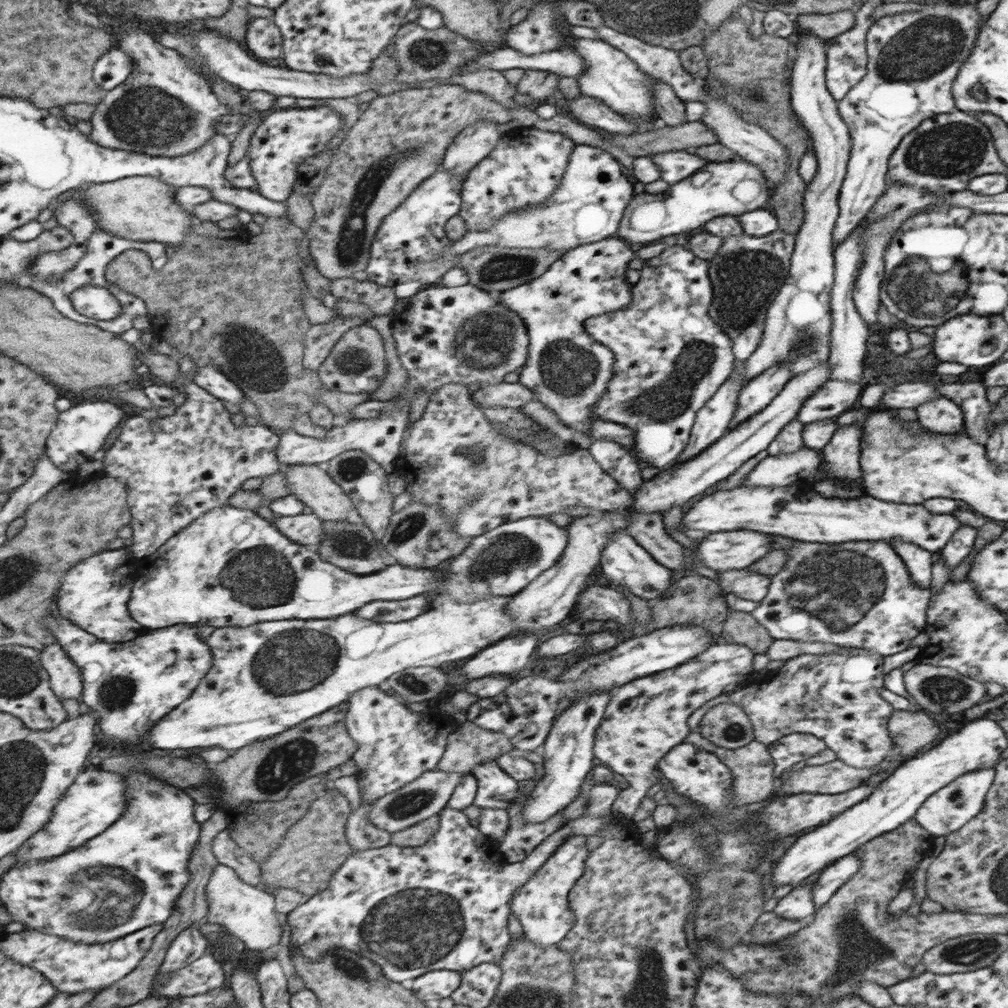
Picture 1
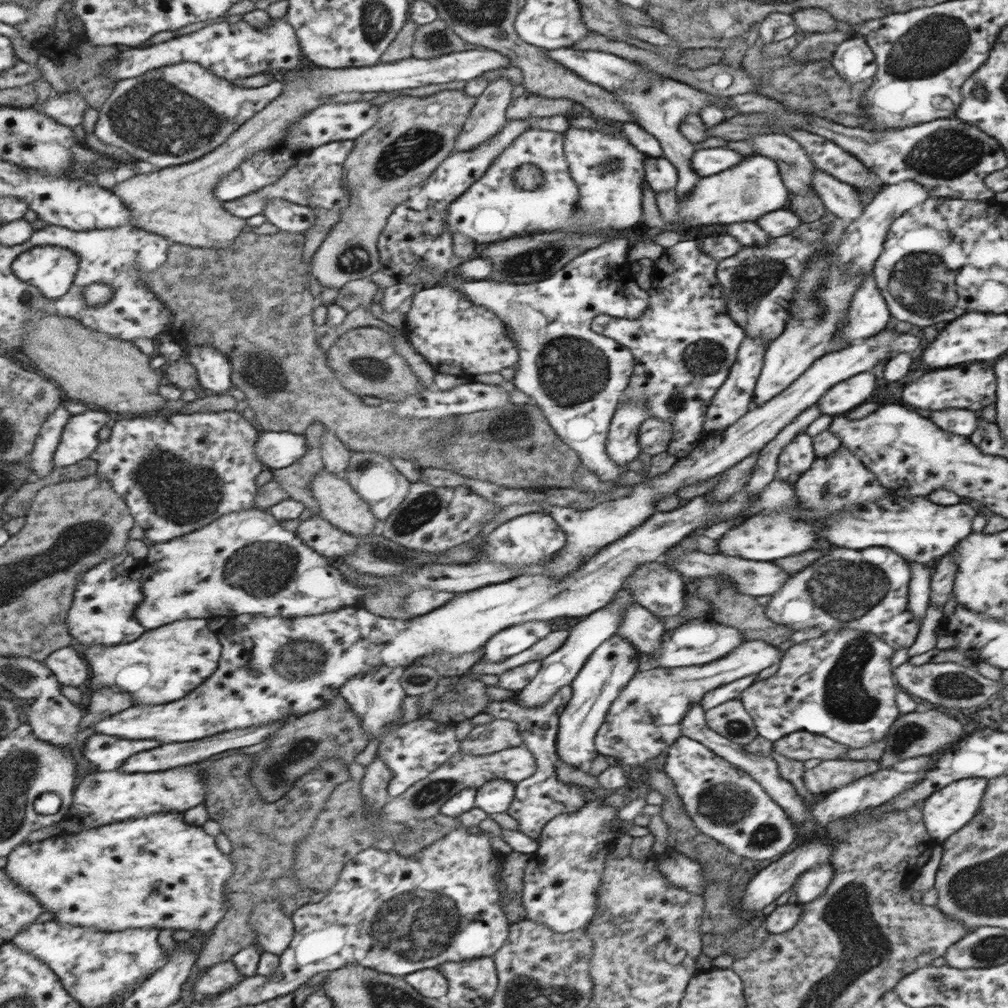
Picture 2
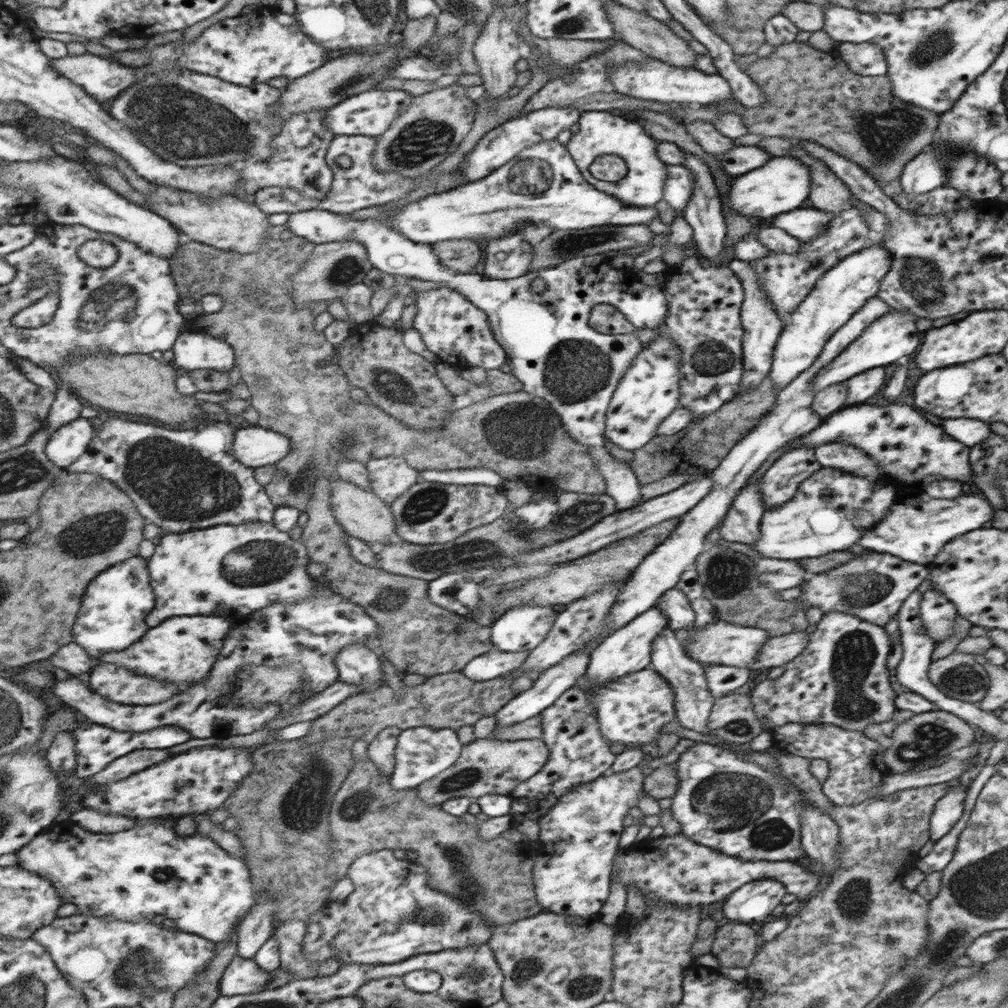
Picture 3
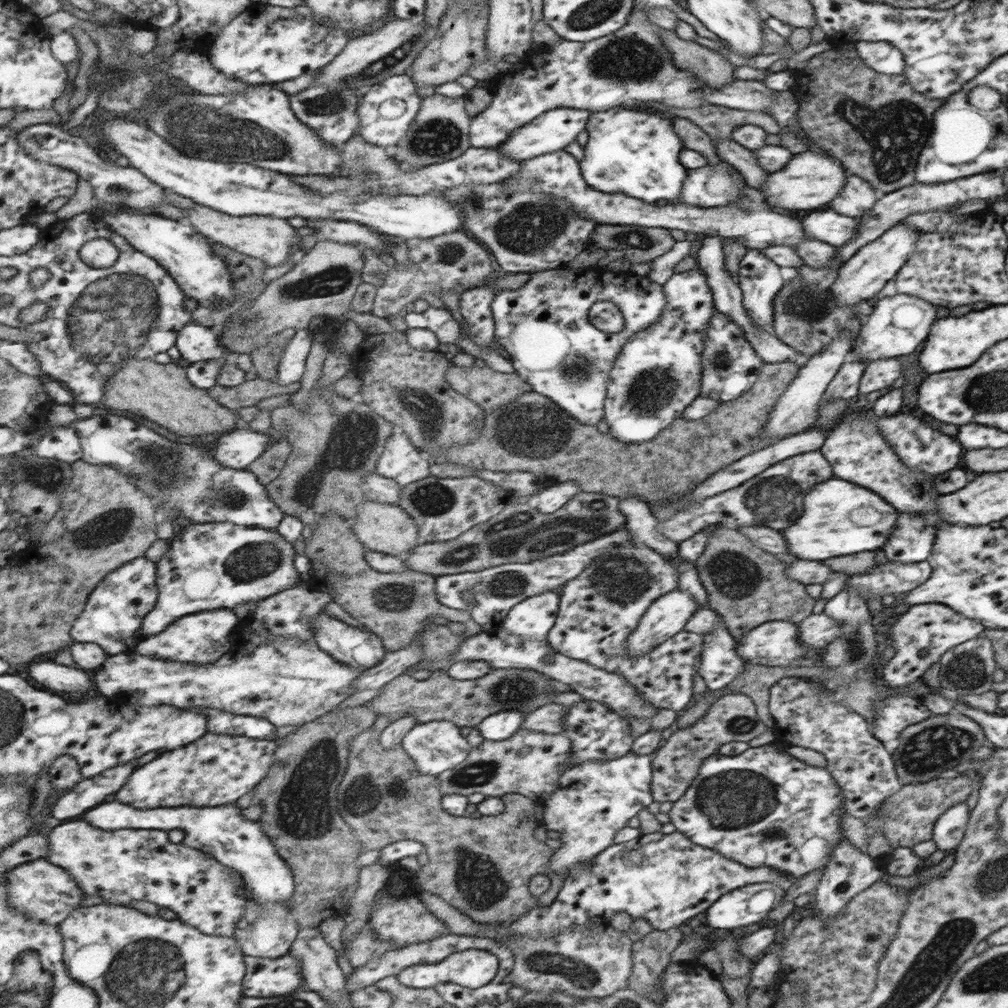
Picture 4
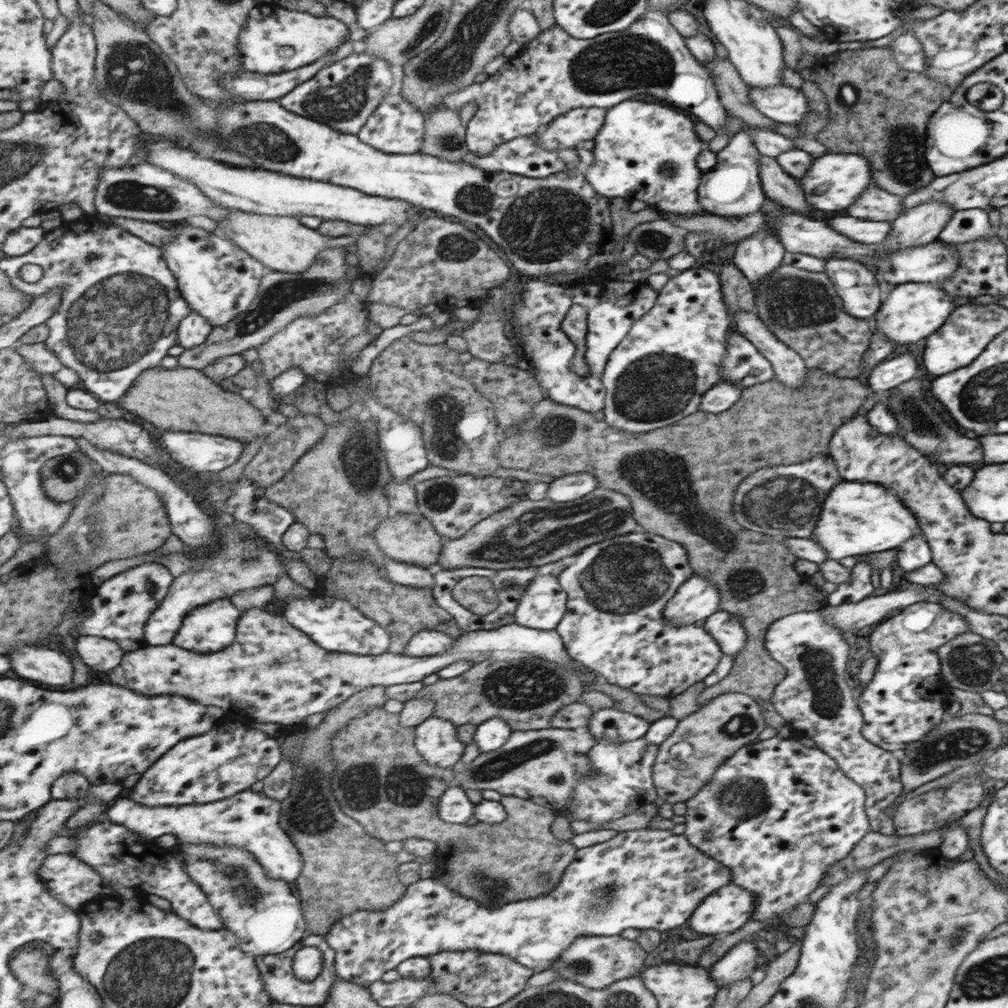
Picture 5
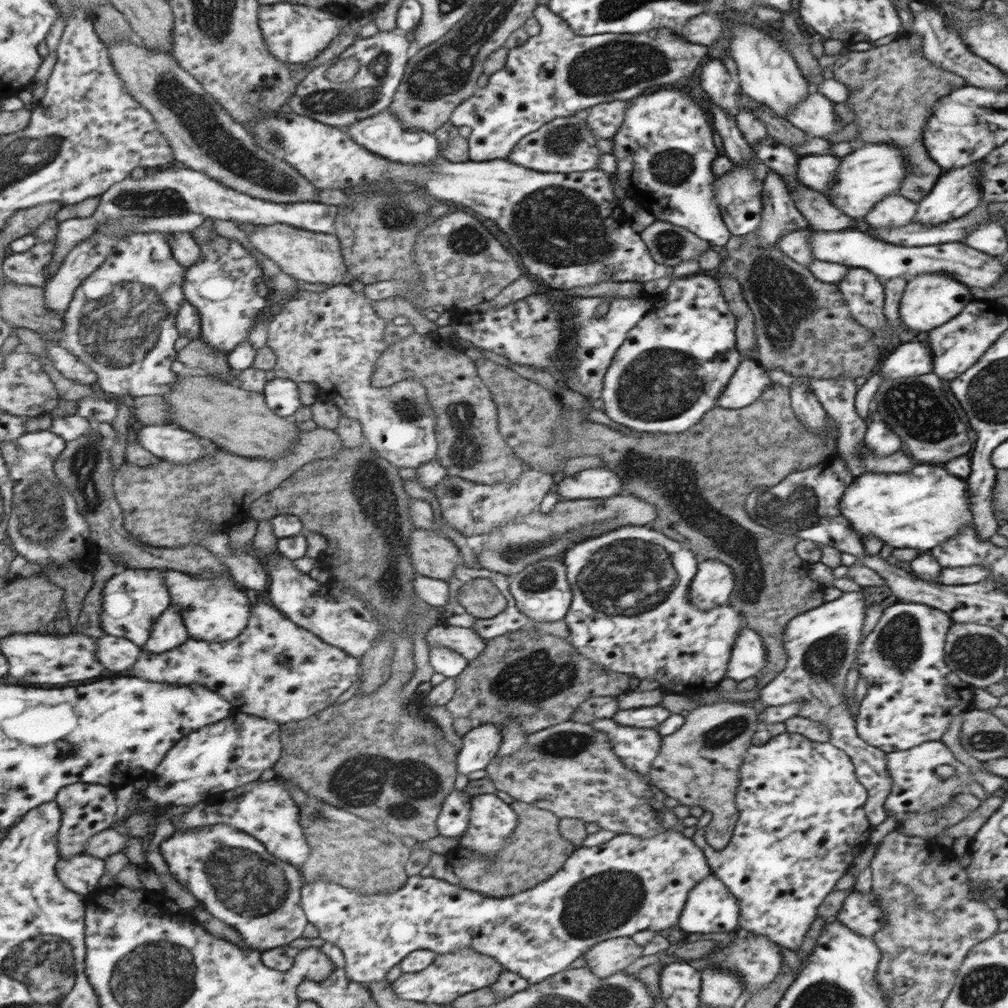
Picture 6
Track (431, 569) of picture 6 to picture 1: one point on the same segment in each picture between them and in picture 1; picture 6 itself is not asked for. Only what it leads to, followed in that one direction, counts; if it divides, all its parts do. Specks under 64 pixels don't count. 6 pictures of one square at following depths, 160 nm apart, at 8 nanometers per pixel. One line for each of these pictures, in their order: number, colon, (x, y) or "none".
1: (318, 490)
2: (341, 504)
3: (363, 515)
4: (386, 528)
5: (410, 539)

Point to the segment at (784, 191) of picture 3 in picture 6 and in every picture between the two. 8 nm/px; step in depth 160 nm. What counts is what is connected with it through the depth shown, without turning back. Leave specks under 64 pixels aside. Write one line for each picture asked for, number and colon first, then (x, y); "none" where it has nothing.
4: (808, 181)
5: (834, 181)
6: (864, 177)

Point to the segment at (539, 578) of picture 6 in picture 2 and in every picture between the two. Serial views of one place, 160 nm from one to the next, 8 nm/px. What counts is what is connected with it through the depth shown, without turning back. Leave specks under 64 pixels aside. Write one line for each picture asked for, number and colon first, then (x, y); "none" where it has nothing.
2: (513, 640)
3: (522, 628)
4: (531, 619)
5: (541, 607)

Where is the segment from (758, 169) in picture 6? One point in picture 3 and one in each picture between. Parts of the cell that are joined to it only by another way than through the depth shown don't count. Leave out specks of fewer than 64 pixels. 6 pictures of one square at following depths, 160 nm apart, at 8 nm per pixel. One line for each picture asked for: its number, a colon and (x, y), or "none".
3: (678, 187)
4: (719, 185)
5: (732, 188)

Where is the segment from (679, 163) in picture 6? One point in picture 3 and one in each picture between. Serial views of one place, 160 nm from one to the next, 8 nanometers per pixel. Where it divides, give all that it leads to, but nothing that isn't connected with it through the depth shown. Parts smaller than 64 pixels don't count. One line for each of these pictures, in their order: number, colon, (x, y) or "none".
3: (599, 134)
4: (627, 152)
5: (647, 152)

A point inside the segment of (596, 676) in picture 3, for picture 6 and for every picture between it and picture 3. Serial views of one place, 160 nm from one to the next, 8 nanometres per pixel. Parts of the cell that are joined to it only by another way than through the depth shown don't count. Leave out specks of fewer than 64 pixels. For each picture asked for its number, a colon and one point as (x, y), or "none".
4: (666, 616)
5: (697, 598)
6: (714, 582)

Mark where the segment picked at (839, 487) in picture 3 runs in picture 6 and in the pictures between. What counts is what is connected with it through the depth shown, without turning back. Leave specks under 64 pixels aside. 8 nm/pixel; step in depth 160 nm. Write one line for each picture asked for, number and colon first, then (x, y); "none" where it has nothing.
4: (838, 517)
5: (856, 518)
6: (921, 509)

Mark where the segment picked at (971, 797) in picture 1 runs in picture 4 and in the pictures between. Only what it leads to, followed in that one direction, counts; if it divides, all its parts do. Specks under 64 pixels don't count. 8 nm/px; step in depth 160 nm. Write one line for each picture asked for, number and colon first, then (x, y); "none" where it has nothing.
2: (945, 810)
3: (947, 810)
4: (947, 831)

